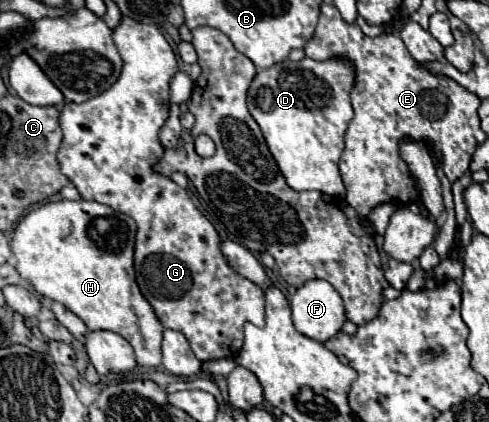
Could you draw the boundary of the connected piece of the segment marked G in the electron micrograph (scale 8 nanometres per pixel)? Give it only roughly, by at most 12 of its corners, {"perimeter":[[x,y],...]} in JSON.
{"perimeter":[[122,17],[124,69],[66,103],[82,199],[136,225],[136,281],[200,361],[236,357],[264,293],[154,171],[176,55]]}

